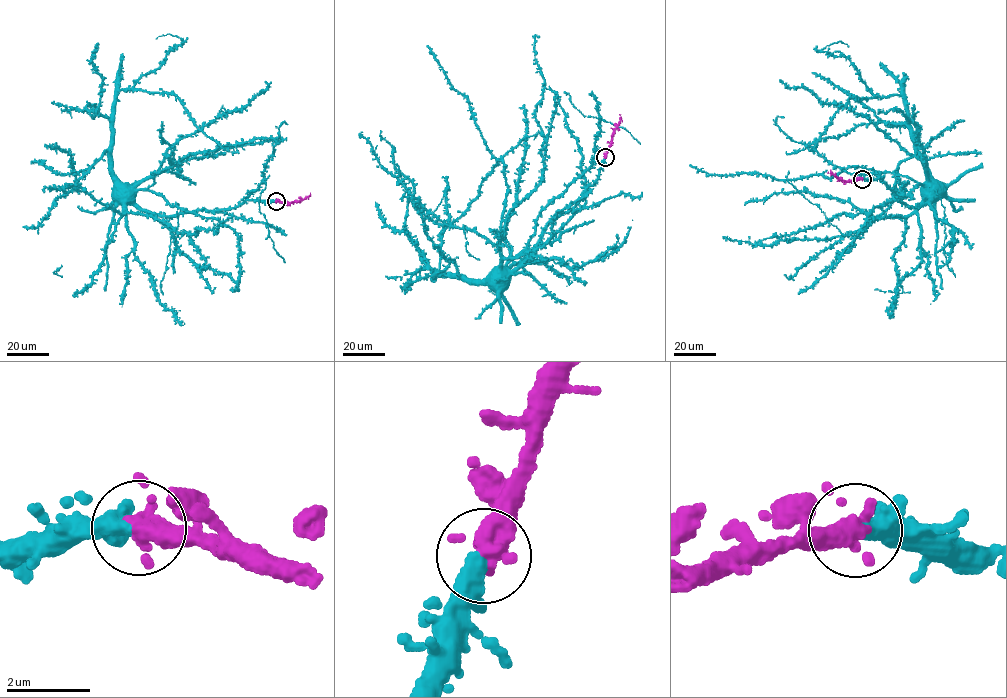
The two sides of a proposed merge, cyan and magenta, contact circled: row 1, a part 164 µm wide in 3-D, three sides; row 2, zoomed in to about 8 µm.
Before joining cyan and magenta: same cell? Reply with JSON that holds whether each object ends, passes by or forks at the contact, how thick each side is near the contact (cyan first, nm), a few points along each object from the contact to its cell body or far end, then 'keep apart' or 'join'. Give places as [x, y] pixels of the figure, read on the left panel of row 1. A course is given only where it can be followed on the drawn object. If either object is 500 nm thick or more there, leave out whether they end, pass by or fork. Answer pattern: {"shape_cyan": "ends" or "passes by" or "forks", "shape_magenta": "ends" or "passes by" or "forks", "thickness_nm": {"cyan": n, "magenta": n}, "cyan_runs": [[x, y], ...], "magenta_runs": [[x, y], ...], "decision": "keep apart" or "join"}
{"thickness_nm": {"cyan": 320, "magenta": 600}, "cyan_runs": [[276, 201], [246, 200], [231, 208], [200, 209], [167, 217], [140, 207], [130, 190]], "magenta_runs": [[276, 201], [285, 203], [310, 194]], "decision": "join"}

